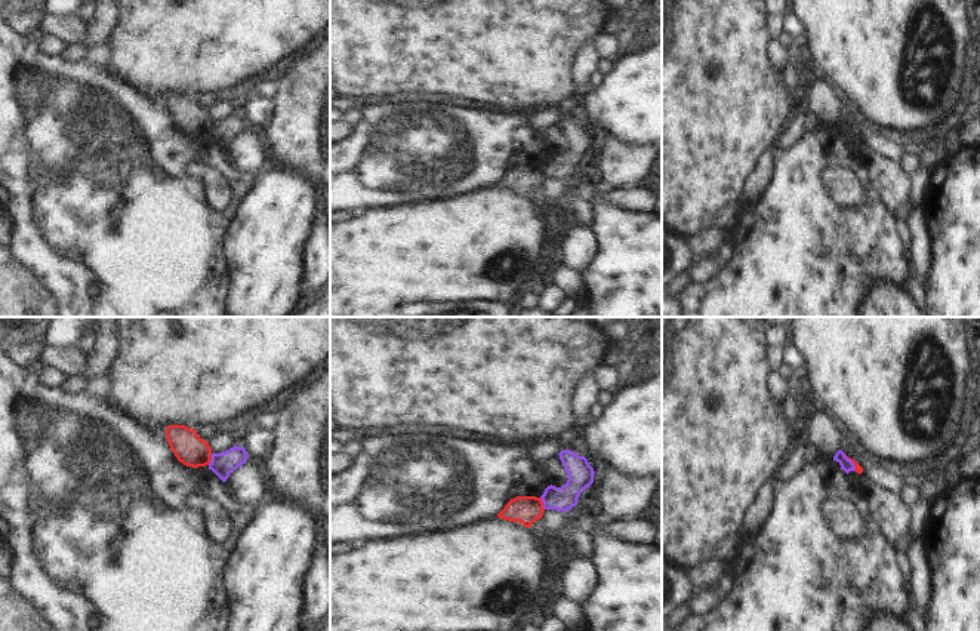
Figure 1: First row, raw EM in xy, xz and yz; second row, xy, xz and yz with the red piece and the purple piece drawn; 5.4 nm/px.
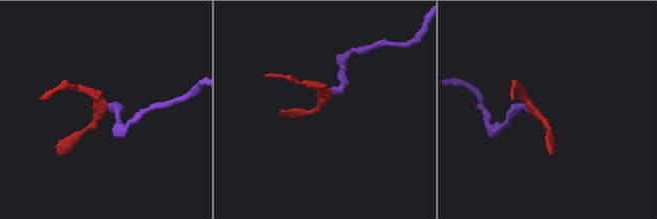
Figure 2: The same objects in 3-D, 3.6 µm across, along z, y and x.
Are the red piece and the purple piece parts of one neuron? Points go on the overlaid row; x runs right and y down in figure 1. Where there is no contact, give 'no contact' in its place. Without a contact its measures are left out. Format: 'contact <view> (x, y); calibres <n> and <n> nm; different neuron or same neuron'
contact xz (542, 502); calibres 150 and 140 nm; different neuron

